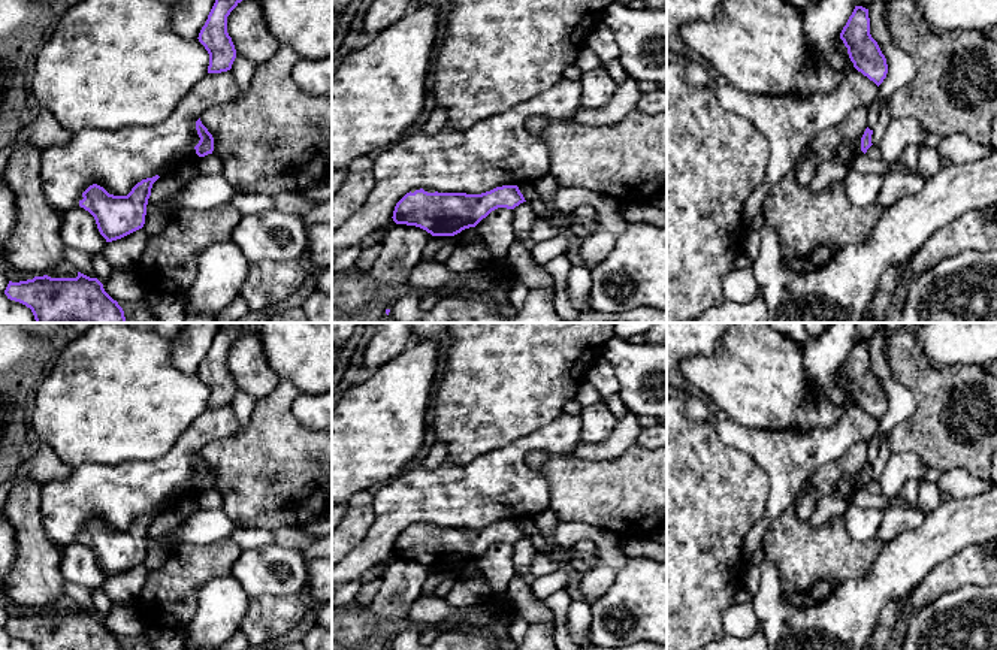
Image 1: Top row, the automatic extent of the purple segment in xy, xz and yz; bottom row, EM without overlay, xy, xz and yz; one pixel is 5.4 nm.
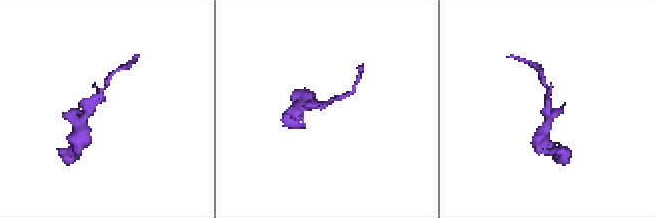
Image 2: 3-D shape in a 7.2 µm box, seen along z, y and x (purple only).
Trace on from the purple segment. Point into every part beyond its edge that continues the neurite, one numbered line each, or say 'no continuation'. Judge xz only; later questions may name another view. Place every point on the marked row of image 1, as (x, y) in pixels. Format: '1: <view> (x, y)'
no continuation

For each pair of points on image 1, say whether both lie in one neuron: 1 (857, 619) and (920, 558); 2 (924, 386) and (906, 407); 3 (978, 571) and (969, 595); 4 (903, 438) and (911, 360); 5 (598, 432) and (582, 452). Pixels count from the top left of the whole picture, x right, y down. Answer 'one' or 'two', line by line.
1: one
2: two
3: two
4: one
5: two

